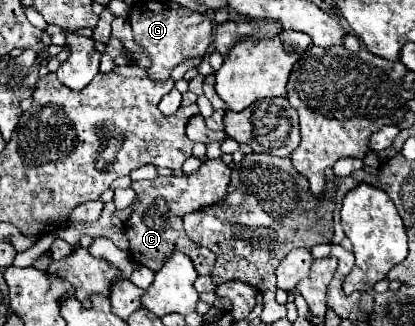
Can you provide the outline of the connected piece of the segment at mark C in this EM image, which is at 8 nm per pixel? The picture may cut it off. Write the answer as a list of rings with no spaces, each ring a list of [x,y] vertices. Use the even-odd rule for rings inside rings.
[[[208,159],[198,171],[182,177],[156,177],[152,181],[134,181],[132,189],[138,193],[138,203],[130,219],[126,221],[126,235],[130,241],[130,255],[134,263],[152,271],[160,271],[174,251],[188,255],[198,275],[210,275],[216,265],[216,255],[198,243],[194,243],[182,225],[182,217],[190,211],[198,211],[224,201],[230,185],[230,167],[222,159]]]

